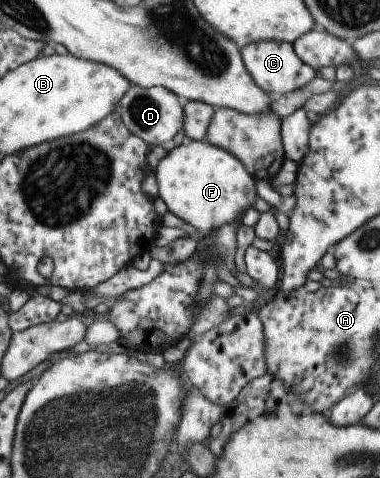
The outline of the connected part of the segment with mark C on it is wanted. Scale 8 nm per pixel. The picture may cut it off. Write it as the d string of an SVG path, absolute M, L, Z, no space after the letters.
M256 41L248 43L239 49L239 54L248 71L254 85L258 89L263 89L273 96L284 95L295 89L300 89L308 85L312 78L318 75L315 69L302 63L299 57L296 57L292 44L286 41Z

